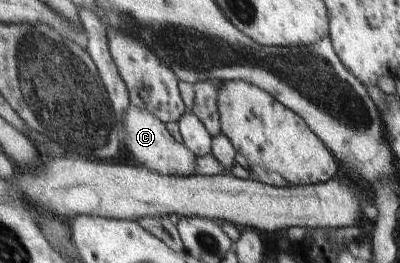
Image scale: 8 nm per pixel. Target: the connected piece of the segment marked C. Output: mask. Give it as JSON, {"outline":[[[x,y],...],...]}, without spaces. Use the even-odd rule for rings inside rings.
{"outline":[[[130,104],[122,118],[122,130],[124,131],[123,146],[139,164],[164,175],[196,174],[196,154],[189,150],[184,142],[179,142],[170,130],[167,130],[165,123],[150,110]]]}

